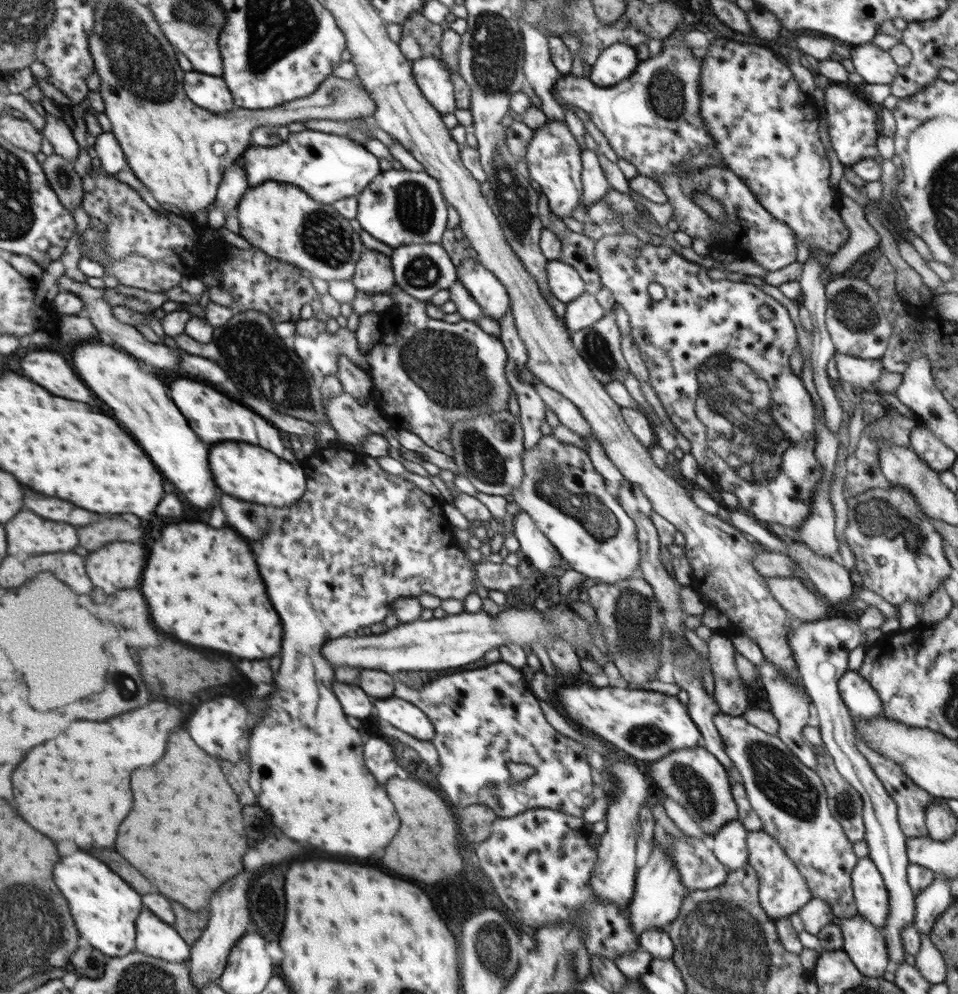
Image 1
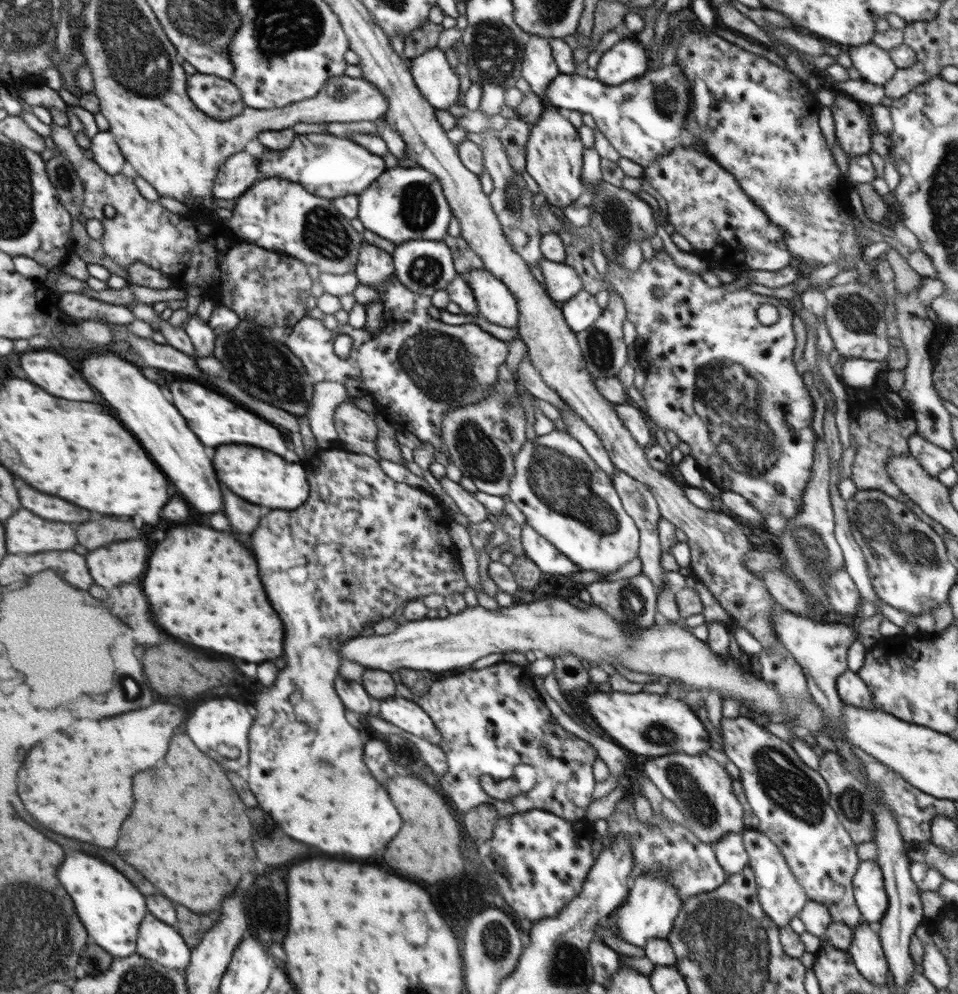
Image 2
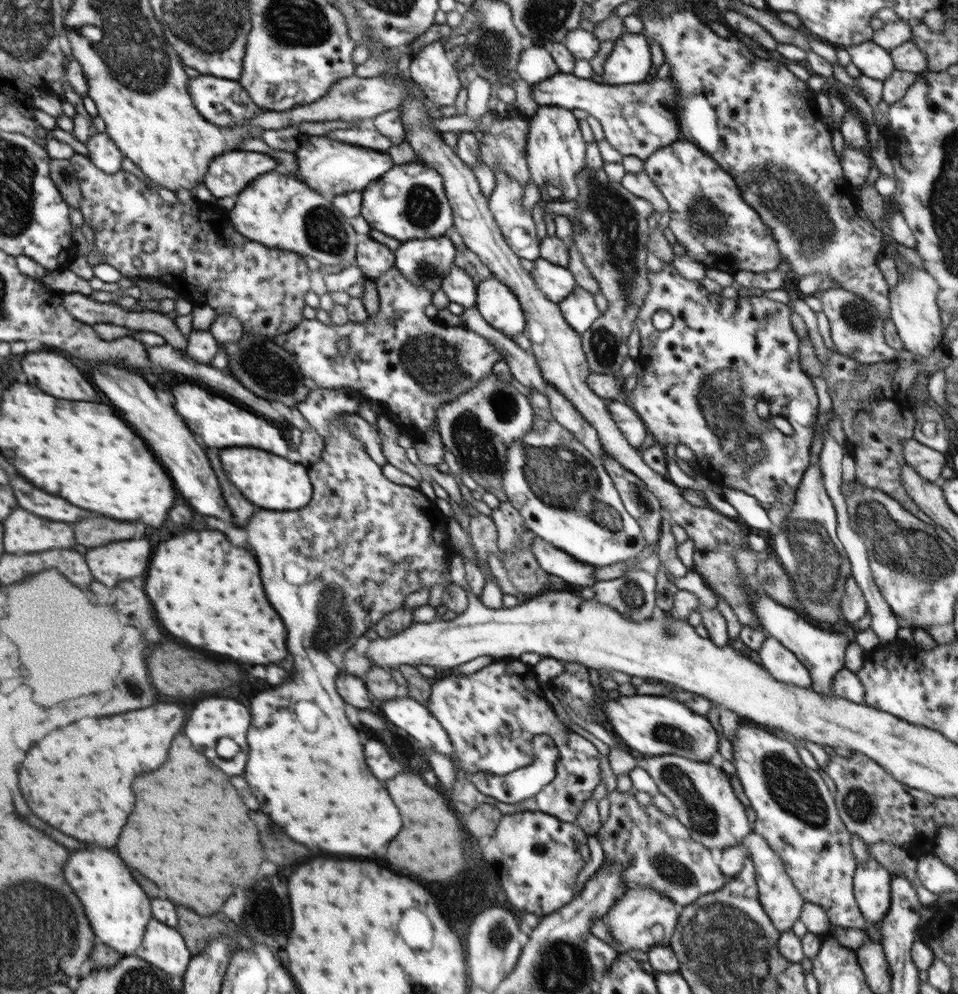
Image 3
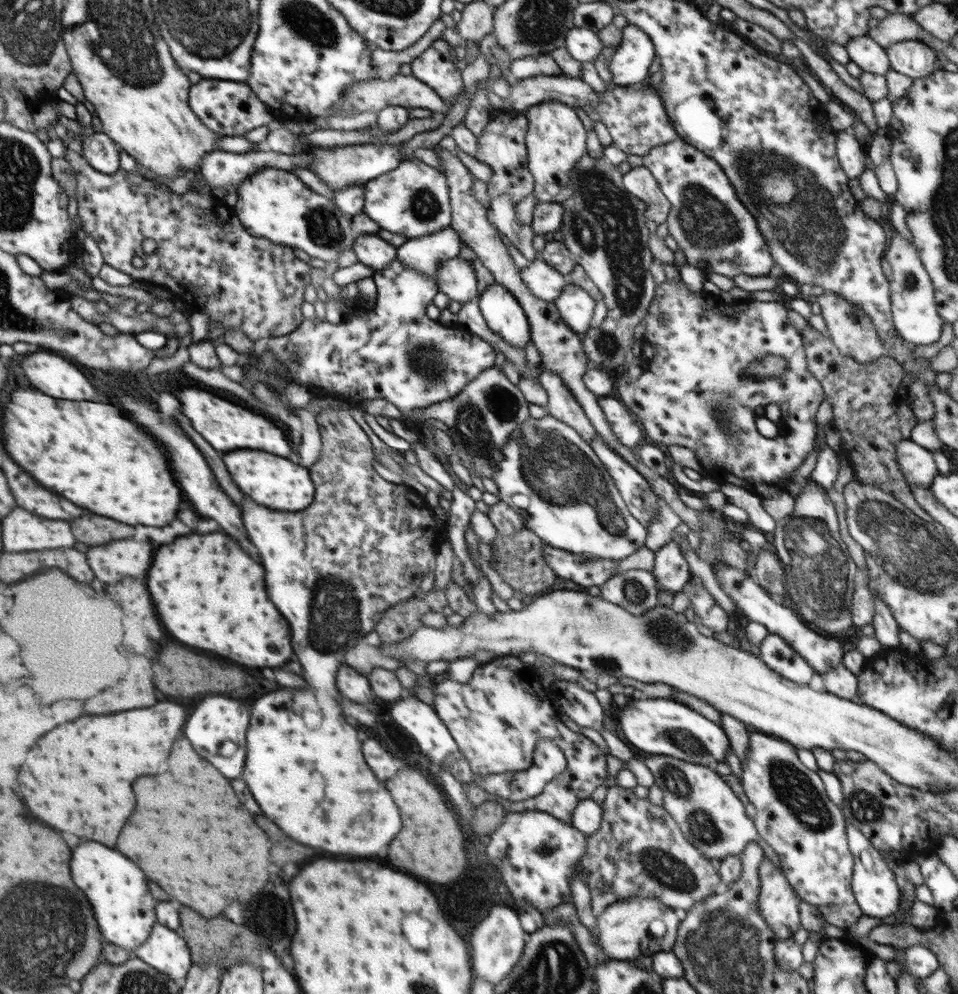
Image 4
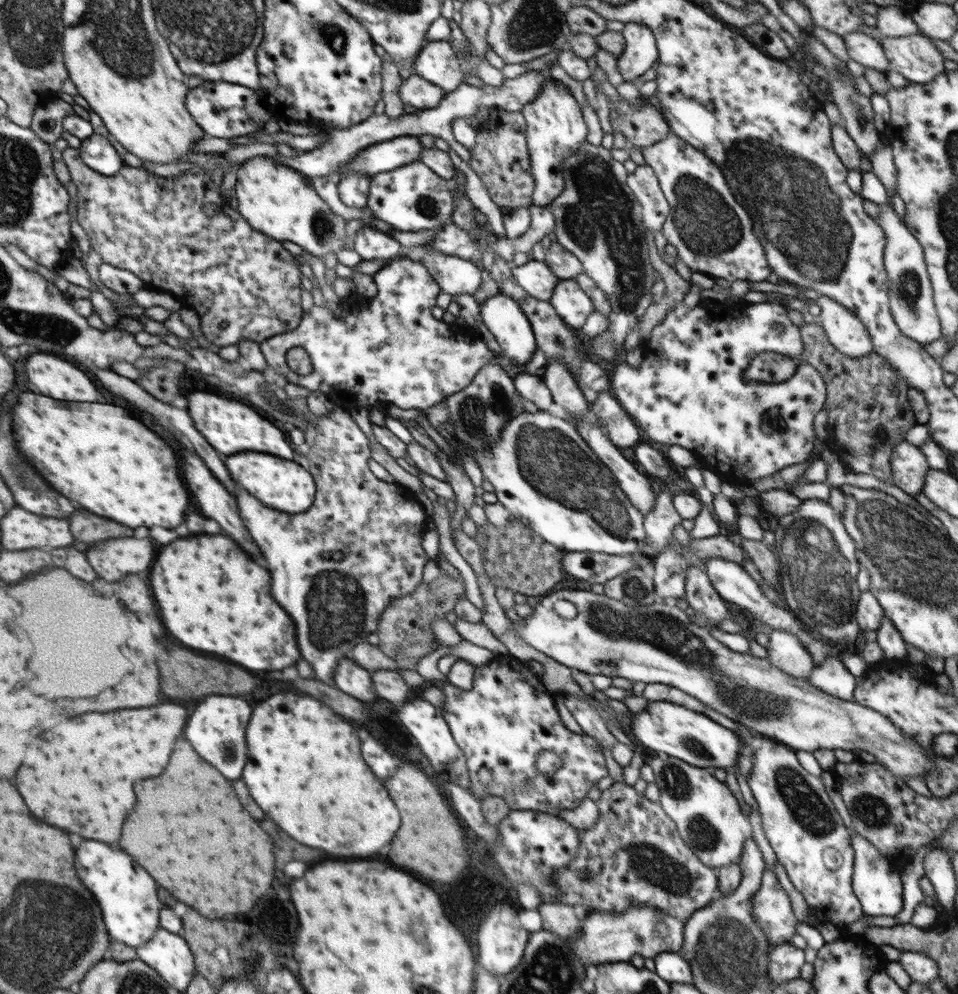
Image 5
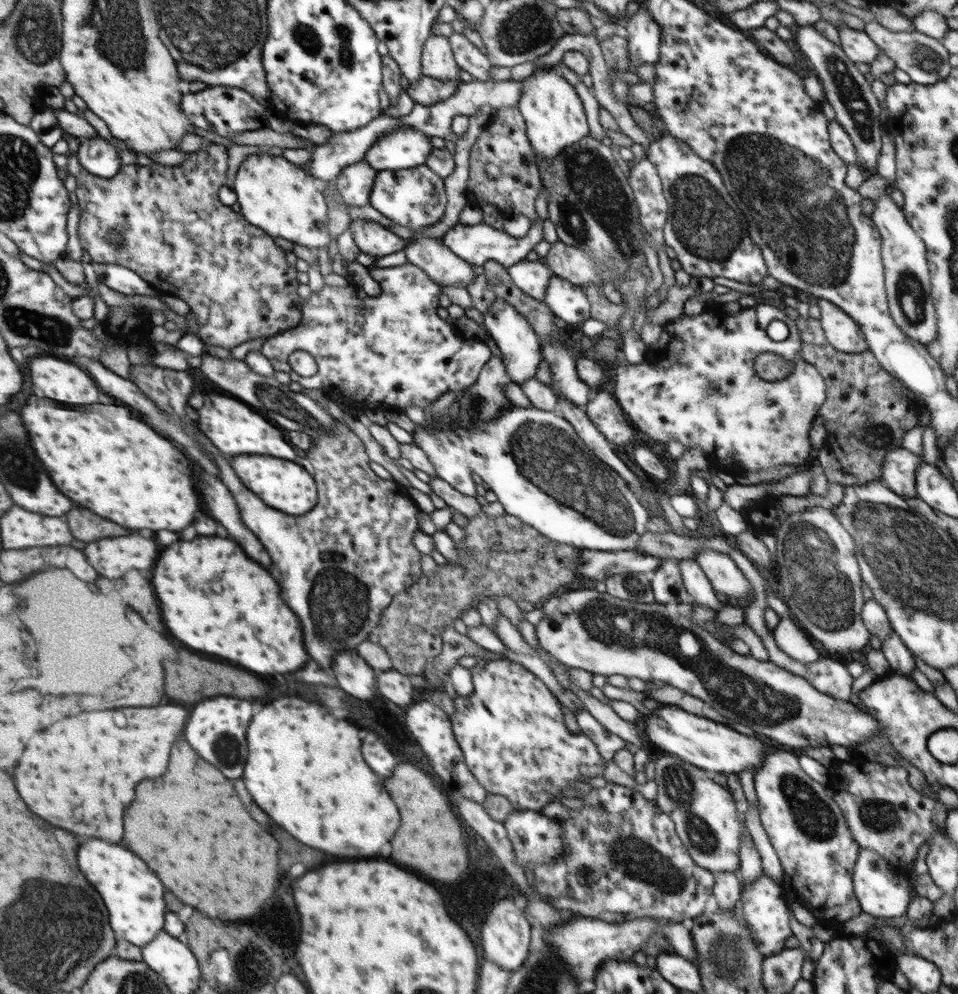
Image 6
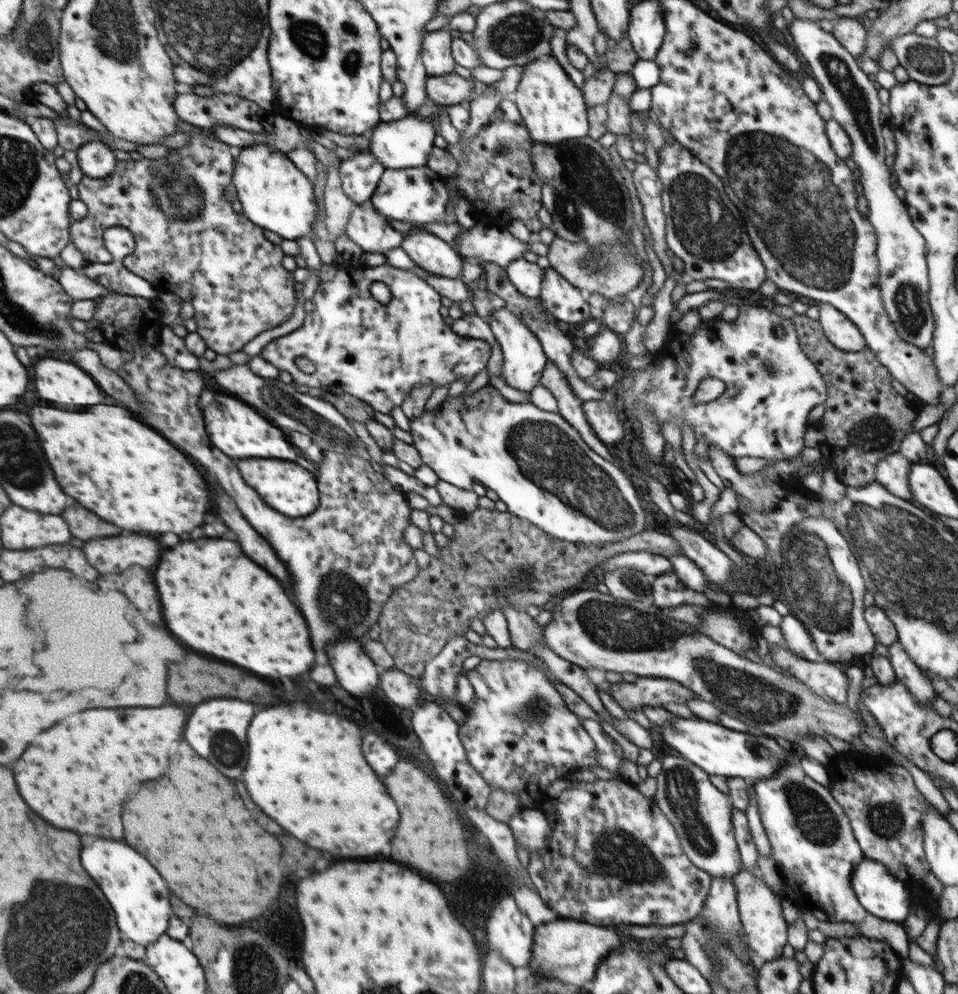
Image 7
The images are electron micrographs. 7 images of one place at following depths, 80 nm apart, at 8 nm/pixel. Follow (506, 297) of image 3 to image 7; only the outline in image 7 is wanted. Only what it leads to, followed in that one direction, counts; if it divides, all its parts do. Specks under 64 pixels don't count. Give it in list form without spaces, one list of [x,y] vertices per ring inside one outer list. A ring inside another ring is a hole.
[[[506,306],[492,312],[492,315],[488,317],[488,324],[503,352],[501,377],[505,379],[508,386],[530,393],[535,386],[539,385],[545,364],[549,361],[538,337],[521,321],[516,313],[512,312],[511,308]]]

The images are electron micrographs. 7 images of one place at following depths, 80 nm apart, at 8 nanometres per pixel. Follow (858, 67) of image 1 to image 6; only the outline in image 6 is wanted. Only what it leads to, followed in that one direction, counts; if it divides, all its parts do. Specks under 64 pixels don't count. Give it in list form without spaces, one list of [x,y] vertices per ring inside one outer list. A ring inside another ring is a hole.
[[[852,23],[838,27],[841,47],[850,60],[871,64],[882,51],[865,31],[854,29]]]

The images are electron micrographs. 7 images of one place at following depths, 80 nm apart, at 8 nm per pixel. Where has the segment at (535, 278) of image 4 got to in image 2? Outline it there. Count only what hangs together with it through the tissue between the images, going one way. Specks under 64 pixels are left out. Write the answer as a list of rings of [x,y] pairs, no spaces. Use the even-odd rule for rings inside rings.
[[[540,260],[540,271],[544,275],[547,294],[556,302],[566,302],[583,289],[578,274],[565,263]]]

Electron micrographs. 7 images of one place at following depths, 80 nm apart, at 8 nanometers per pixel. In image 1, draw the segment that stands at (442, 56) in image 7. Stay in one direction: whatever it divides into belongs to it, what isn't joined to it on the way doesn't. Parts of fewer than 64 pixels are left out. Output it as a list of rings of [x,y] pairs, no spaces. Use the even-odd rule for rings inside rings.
[[[433,56],[411,61],[412,75],[425,99],[440,113],[454,112],[457,108],[455,88],[448,69]]]

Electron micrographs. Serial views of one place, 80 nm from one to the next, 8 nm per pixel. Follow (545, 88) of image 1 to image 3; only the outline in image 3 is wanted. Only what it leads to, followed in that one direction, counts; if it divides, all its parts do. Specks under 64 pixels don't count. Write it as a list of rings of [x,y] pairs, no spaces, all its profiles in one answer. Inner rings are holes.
[[[534,44],[527,45],[520,53],[516,72],[520,74],[520,78],[533,85],[541,80],[552,78],[559,72],[559,66],[552,58],[547,44],[541,46]]]

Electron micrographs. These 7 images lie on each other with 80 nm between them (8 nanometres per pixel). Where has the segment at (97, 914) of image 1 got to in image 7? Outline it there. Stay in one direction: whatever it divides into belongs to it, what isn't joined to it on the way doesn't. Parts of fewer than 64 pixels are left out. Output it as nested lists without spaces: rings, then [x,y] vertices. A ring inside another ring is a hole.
[[[94,840],[80,852],[82,866],[96,880],[100,890],[110,900],[121,932],[121,940],[131,940],[147,946],[156,942],[168,930],[170,922],[170,892],[158,870],[134,848],[120,840]]]

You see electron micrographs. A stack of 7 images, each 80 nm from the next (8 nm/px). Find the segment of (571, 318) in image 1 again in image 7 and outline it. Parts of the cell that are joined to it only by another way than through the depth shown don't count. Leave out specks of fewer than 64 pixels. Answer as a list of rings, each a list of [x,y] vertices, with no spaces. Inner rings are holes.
[[[551,267],[544,271],[537,301],[555,320],[583,324],[592,317],[587,295]]]

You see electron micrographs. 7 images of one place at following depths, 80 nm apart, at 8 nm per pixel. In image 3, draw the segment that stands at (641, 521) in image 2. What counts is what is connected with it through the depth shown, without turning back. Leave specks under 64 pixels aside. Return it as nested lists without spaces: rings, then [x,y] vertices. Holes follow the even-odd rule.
[[[606,453],[603,465],[621,496],[625,509],[636,519],[643,530],[646,544],[658,542],[664,510],[659,500],[648,490],[647,484],[633,472],[624,468]]]

